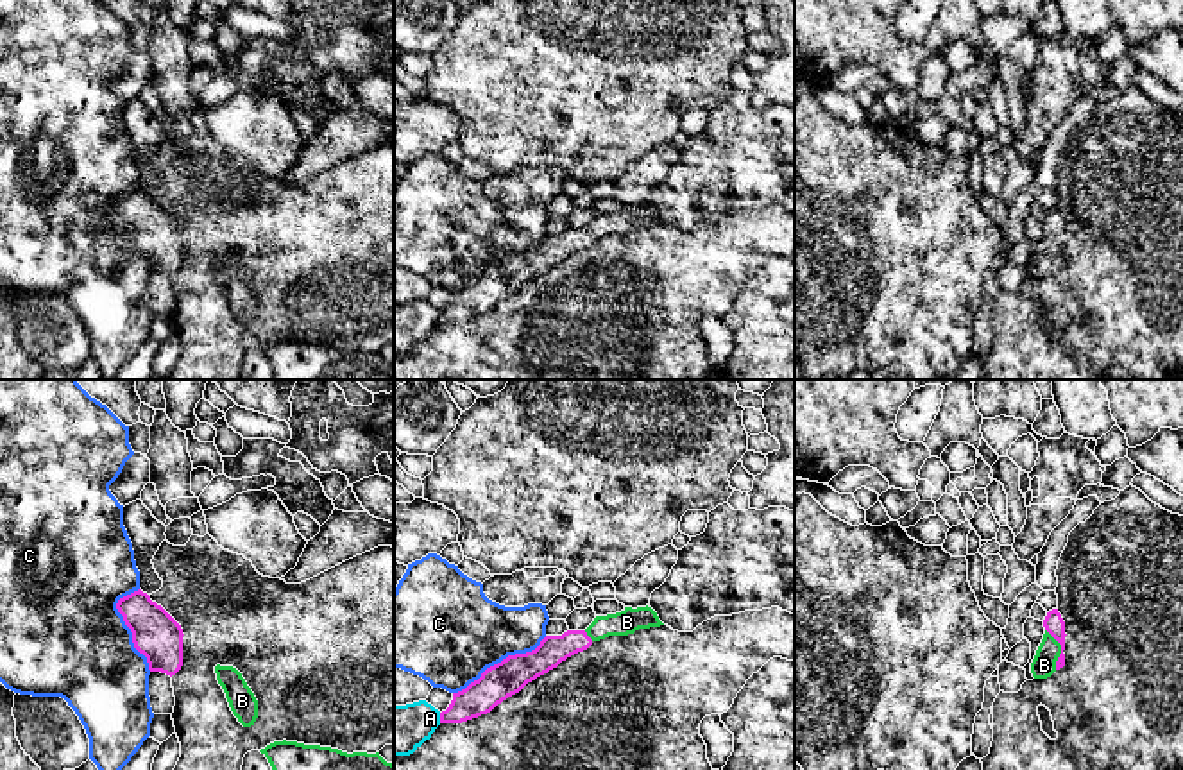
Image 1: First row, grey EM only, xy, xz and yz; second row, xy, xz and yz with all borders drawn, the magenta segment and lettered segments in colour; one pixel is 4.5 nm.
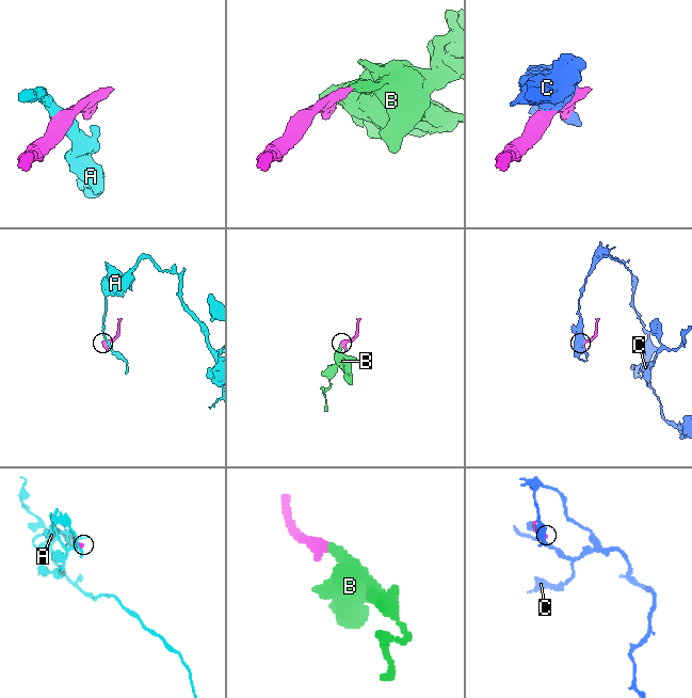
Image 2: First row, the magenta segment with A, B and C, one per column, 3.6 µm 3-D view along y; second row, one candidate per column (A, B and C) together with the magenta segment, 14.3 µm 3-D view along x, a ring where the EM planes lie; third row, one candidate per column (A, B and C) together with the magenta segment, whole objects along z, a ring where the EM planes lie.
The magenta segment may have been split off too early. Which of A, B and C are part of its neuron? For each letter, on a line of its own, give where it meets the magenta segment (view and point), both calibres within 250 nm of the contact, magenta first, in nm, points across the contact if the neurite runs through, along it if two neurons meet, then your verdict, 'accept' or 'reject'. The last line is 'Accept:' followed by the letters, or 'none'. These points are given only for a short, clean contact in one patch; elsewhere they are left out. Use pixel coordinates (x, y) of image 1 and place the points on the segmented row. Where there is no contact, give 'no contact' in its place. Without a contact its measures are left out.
A: xz (441, 718) | 160/220 nm | along xz (439, 713), (441, 722) | reject
B: yz (1062, 649) | 90/110 nm | across yz (1055, 625), (1055, 640), (1062, 649), (1044, 665) | accept
C: xz (502, 661) | 160/420 nm | reject
Accept: B

